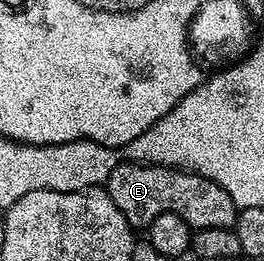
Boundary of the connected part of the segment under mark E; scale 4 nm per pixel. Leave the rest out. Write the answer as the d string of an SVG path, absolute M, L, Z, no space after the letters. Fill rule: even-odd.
M122 161L108 177L104 189L112 197L116 209L124 213L131 228L149 228L150 222L160 213L171 211L180 217L192 229L200 227L233 228L238 220L239 208L235 207L232 197L224 193L220 185L208 181L203 175L194 175L191 171L176 171L173 167L143 165L138 161Z

